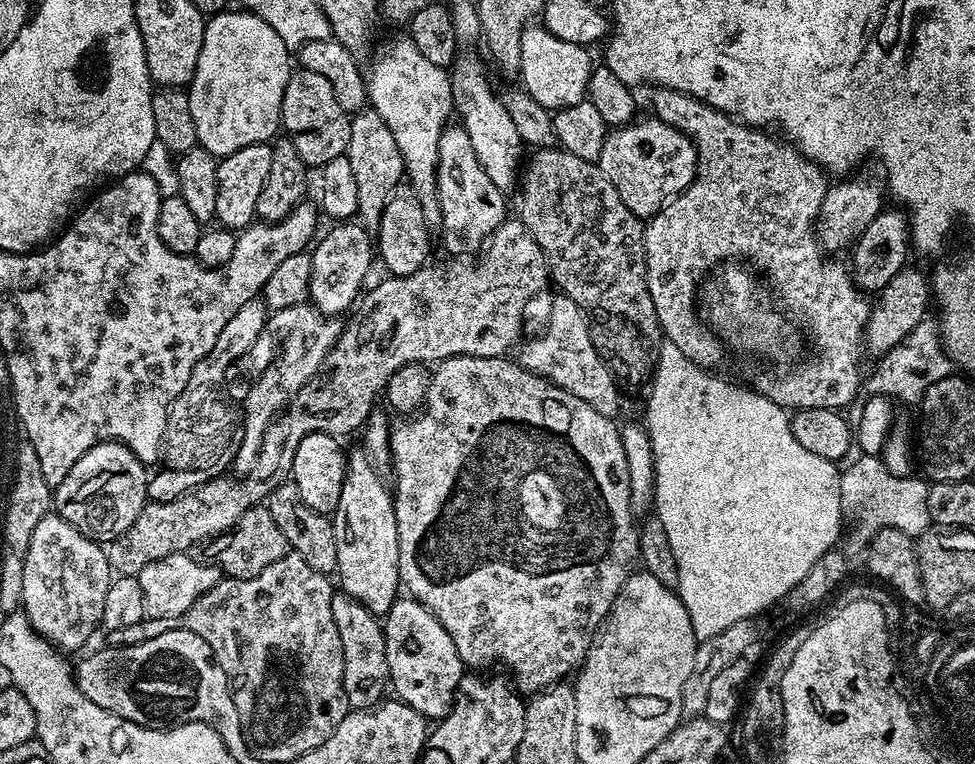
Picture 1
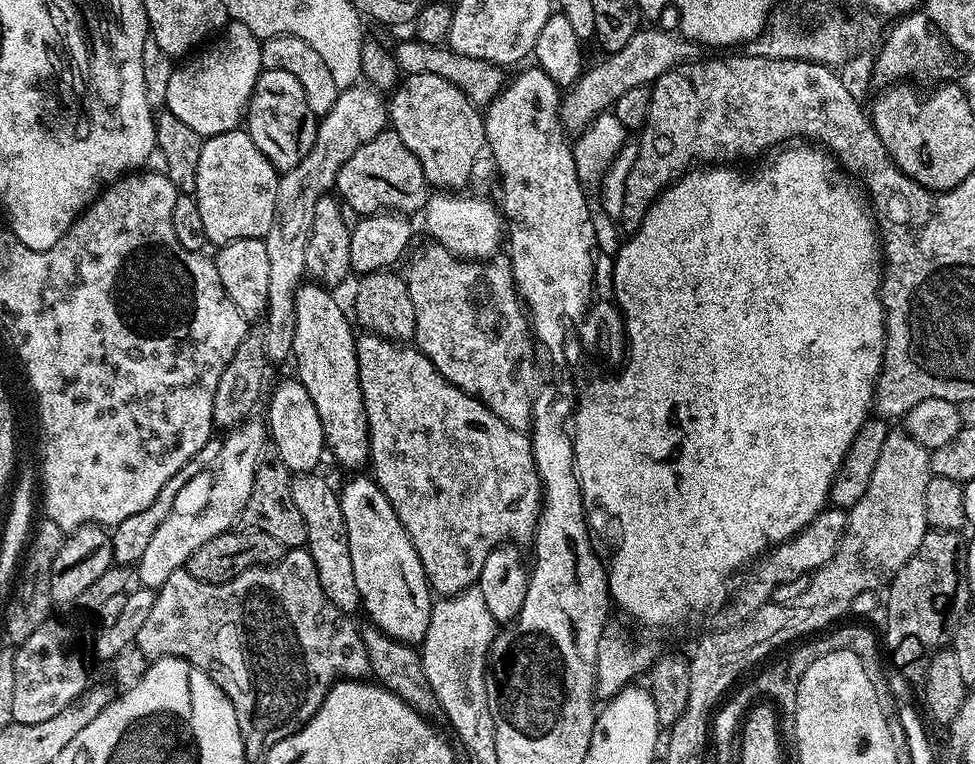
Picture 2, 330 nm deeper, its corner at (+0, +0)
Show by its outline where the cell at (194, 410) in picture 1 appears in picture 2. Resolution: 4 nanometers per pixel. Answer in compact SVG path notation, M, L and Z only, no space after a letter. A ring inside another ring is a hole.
M357 82L338 94L338 102L328 113L319 117L314 146L298 162L280 176L274 222L267 236L263 237L266 255L270 258L270 294L264 329L264 345L269 361L289 359L294 346L294 298L306 273L306 246L310 242L310 222L314 222L314 205L318 198L331 193L336 186L340 168L346 166L350 154L370 138L385 131L390 124L390 104L385 93L367 82Z

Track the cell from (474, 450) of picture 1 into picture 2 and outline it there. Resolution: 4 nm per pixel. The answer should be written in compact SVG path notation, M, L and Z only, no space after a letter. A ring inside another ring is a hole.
M364 334L356 341L356 357L358 358L358 378L362 386L362 398L364 409L368 419L368 450L370 453L371 475L376 485L386 494L390 506L394 506L394 514L398 514L398 522L406 530L410 542L414 542L414 550L418 550L418 558L422 558L424 573L428 575L428 587L437 597L457 596L461 591L475 585L482 574L482 562L486 562L486 554L490 554L492 548L505 542L531 541L534 529L540 517L542 503L542 489L540 479L534 466L534 454L532 453L531 439L521 429L512 428L498 414L494 414L481 400L455 388L415 346L405 346L400 342L384 340L380 336Z

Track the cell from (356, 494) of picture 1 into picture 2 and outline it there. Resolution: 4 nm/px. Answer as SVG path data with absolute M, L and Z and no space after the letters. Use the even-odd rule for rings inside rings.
M315 282L301 283L300 289L296 292L294 298L294 314L296 315L296 325L294 326L294 346L292 347L292 356L296 360L295 375L302 382L302 386L306 386L306 394L310 394L310 402L314 402L314 410L318 410L318 418L322 418L322 430L324 431L324 442L330 456L333 456L338 463L344 468L356 468L352 470L360 470L360 468L369 463L370 453L368 450L368 419L366 418L366 410L364 409L364 399L362 398L362 386L358 378L358 358L356 357L356 341L357 337L352 336L353 325L350 323L350 316L340 309L340 304L331 296L329 289L325 285L317 284Z

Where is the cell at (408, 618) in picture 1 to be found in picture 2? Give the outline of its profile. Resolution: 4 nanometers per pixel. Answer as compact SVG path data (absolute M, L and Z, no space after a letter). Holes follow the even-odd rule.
M364 474L353 475L356 476L353 480L346 481L338 495L362 612L394 639L403 644L419 645L430 624L434 601L428 575L424 573L418 550L414 550L414 542L410 542L402 522L398 522L398 514L394 514L394 506L390 506L386 494L376 485L375 479L360 475Z

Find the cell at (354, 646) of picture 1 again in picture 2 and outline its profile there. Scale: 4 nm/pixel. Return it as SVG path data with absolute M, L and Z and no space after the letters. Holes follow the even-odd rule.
M315 471L293 475L292 493L294 506L302 510L302 522L306 522L306 545L309 554L314 558L314 566L318 566L318 582L322 582L322 590L334 606L344 612L355 613L361 607L358 585L354 578L354 566L350 563L350 542L346 538L346 522L342 518L340 498L337 489Z

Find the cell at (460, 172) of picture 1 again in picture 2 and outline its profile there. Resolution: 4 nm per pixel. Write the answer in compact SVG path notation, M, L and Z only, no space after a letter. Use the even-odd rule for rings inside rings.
M429 72L408 74L399 81L398 87L390 96L390 128L398 134L398 138L402 138L402 142L406 142L408 149L418 158L429 185L436 190L463 189L460 187L472 176L476 155L480 151L483 153L486 148L484 117L478 111L477 105L470 103L466 94L458 90L458 86Z

